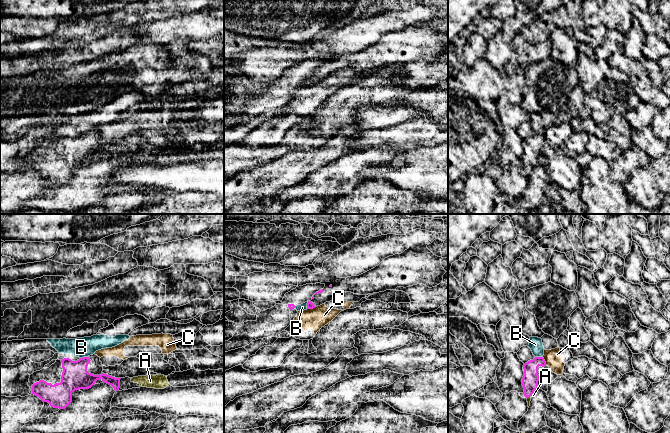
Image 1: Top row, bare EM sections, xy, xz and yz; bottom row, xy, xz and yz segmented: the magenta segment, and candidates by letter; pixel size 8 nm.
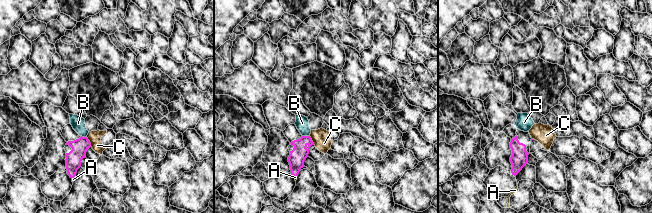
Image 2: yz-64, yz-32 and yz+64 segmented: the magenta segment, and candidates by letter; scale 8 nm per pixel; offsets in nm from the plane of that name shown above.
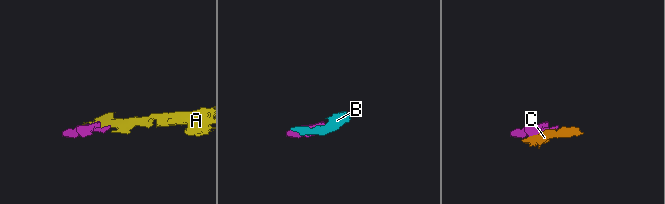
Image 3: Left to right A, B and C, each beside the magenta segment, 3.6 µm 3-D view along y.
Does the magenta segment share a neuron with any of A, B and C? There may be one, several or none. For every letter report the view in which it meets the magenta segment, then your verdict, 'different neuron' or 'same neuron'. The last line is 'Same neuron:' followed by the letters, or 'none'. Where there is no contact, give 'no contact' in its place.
A: contact in yz; different neuron
B: contact in xy; different neuron
C: contact in yz; different neuron
Same neuron: none

